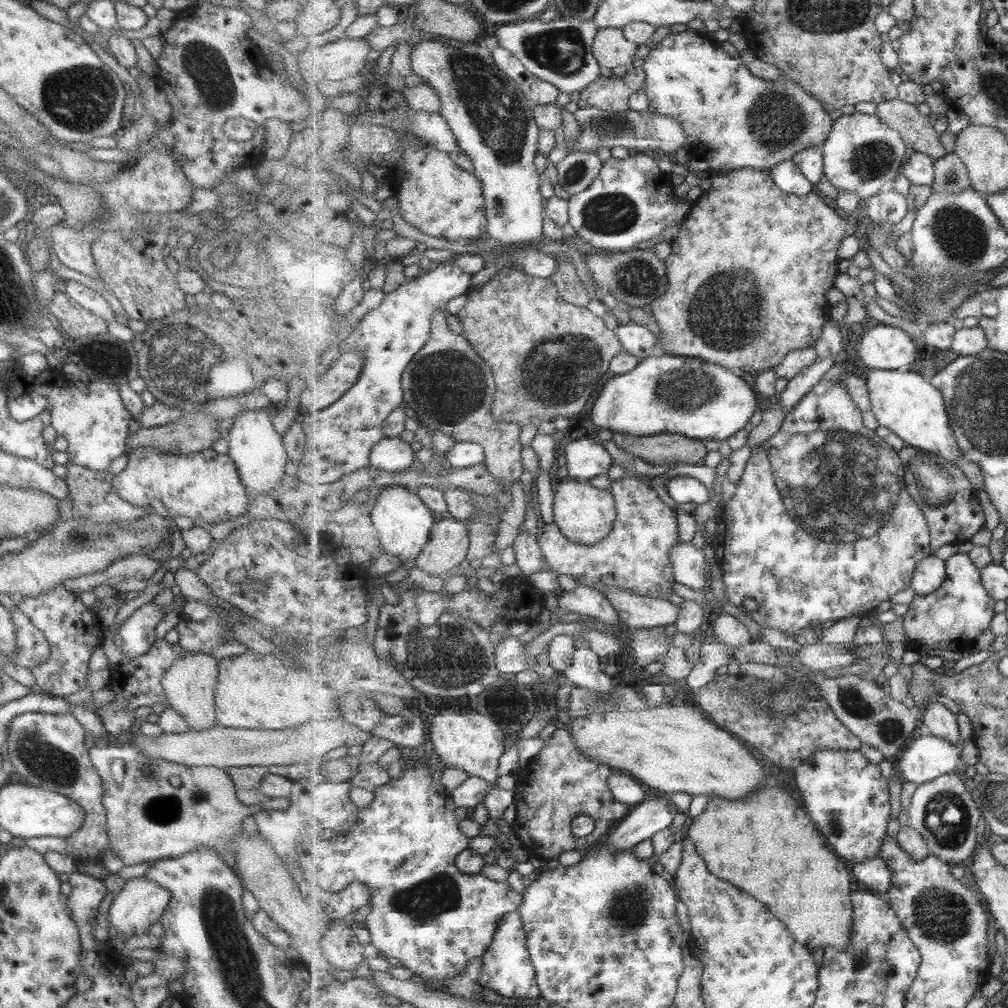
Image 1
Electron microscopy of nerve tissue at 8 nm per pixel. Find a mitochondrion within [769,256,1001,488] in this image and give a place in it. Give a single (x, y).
(944, 293)

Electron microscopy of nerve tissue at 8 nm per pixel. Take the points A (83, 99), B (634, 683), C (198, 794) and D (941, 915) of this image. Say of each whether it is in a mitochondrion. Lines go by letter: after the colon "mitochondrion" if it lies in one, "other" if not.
A: mitochondrion
B: other
C: mitochondrion
D: mitochondrion

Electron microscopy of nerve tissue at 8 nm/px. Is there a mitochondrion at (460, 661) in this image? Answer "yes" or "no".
yes

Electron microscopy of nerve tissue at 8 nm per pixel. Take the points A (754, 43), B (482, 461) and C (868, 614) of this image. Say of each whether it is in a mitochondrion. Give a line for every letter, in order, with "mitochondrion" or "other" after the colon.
A: other
B: other
C: other

